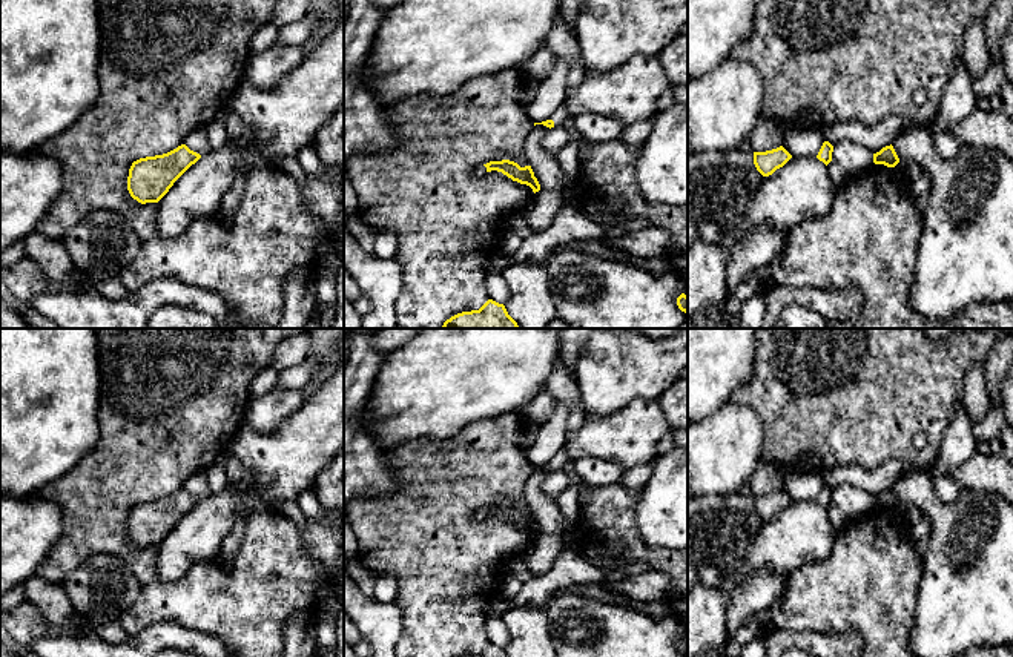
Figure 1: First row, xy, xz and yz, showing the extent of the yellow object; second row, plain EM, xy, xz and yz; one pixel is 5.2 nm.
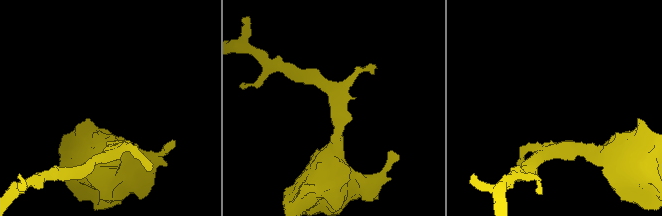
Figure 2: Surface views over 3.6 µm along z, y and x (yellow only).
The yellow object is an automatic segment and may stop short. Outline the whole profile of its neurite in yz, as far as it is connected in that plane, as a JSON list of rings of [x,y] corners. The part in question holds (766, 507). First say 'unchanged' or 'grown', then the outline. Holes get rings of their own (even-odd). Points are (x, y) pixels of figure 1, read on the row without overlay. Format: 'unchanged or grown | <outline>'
unchanged | [[[783,491],[766,496],[754,496],[754,508],[763,520],[772,519],[777,513],[783,511],[792,499]]]

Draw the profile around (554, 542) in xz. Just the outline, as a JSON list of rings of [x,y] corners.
[[[539,534],[534,537],[531,548],[523,554],[522,562],[526,570],[539,577],[551,566],[554,559],[565,548],[562,534]]]

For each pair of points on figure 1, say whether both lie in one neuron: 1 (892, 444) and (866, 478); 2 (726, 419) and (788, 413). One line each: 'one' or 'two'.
1: two
2: two

